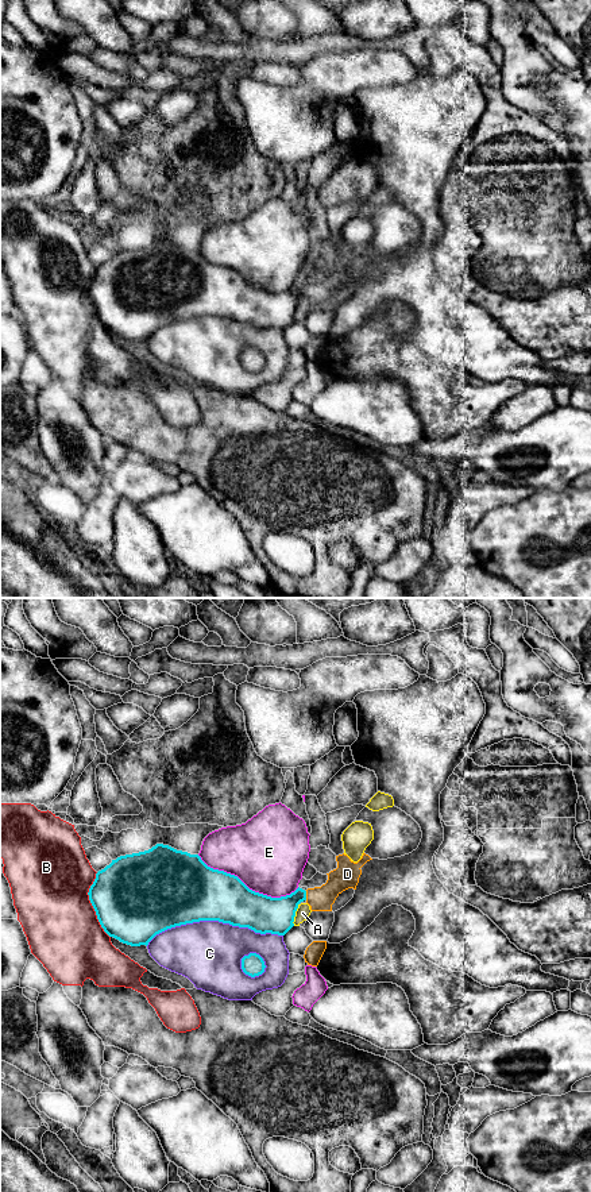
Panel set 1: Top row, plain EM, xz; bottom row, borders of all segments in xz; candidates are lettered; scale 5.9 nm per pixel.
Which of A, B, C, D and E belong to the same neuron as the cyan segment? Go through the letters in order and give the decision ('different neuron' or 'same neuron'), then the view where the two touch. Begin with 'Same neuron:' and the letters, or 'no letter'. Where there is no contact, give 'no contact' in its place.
Same neuron: D
A: different neuron; contact in xz
B: different neuron; contact in xz
C: different neuron; contact in xz
D: same neuron; contact in xz
E: different neuron; contact in xz

